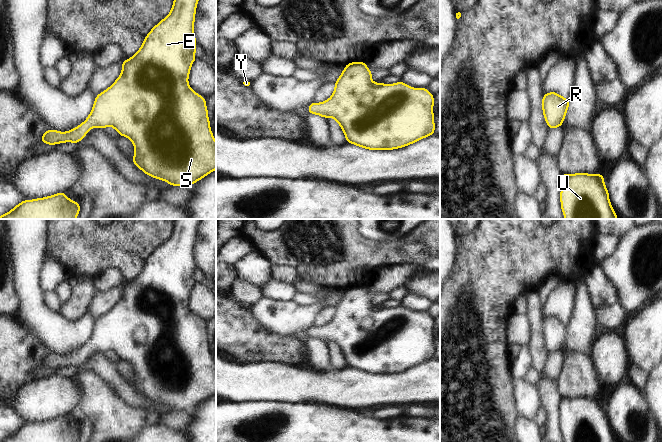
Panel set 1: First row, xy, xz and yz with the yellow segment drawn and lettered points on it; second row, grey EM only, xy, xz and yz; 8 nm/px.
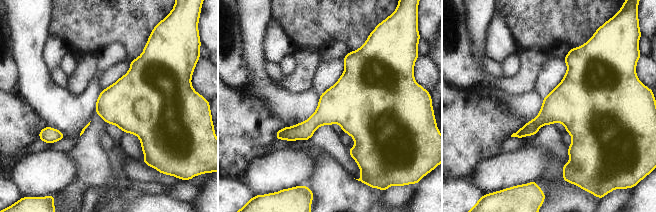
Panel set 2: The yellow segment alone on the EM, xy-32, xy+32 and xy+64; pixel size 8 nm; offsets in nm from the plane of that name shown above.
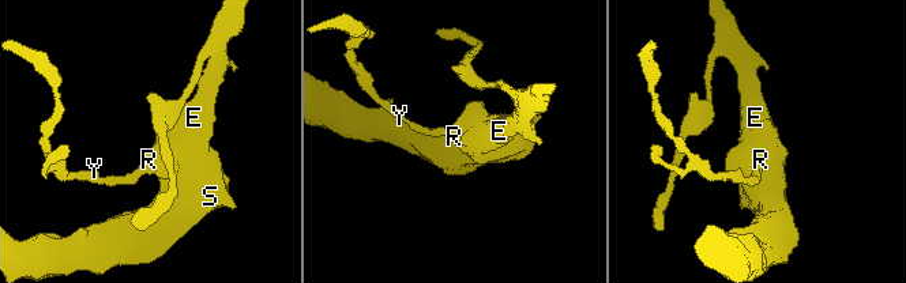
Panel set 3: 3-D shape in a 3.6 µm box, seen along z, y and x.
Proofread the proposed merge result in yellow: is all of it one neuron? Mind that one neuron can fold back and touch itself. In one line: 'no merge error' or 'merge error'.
no merge error

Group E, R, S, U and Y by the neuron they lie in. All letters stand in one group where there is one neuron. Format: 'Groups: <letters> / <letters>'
Groups: E R S U Y.

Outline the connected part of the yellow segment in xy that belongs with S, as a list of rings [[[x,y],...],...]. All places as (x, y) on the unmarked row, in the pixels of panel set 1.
[[[175,219],[170,237],[145,261],[136,278],[125,284],[122,297],[116,305],[95,322],[88,342],[78,351],[67,356],[48,353],[41,366],[55,369],[80,366],[93,351],[104,353],[112,350],[120,360],[129,362],[135,373],[133,387],[145,398],[161,403],[172,410],[192,410],[216,393],[216,365],[210,353],[206,324],[188,308],[192,287],[196,284],[194,245],[196,230],[201,219]]]

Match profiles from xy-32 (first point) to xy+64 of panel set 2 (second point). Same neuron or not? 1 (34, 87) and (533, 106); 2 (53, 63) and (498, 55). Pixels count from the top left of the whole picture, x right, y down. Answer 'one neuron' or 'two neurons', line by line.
1: one neuron
2: one neuron

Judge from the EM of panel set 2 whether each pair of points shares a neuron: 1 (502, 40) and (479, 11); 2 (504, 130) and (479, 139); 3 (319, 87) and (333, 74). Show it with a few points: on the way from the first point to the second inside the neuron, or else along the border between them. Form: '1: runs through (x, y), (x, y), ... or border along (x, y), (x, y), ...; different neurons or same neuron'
1: border along (496, 11), (488, 26), (484, 47); different neurons
2: runs through (498, 130), (488, 130), (485, 133); same neuron
3: runs through (322, 84), (330, 76); same neuron

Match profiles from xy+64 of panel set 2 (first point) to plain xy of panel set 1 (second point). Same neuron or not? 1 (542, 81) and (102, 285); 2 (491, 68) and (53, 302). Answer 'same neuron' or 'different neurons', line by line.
1: different neurons
2: same neuron

